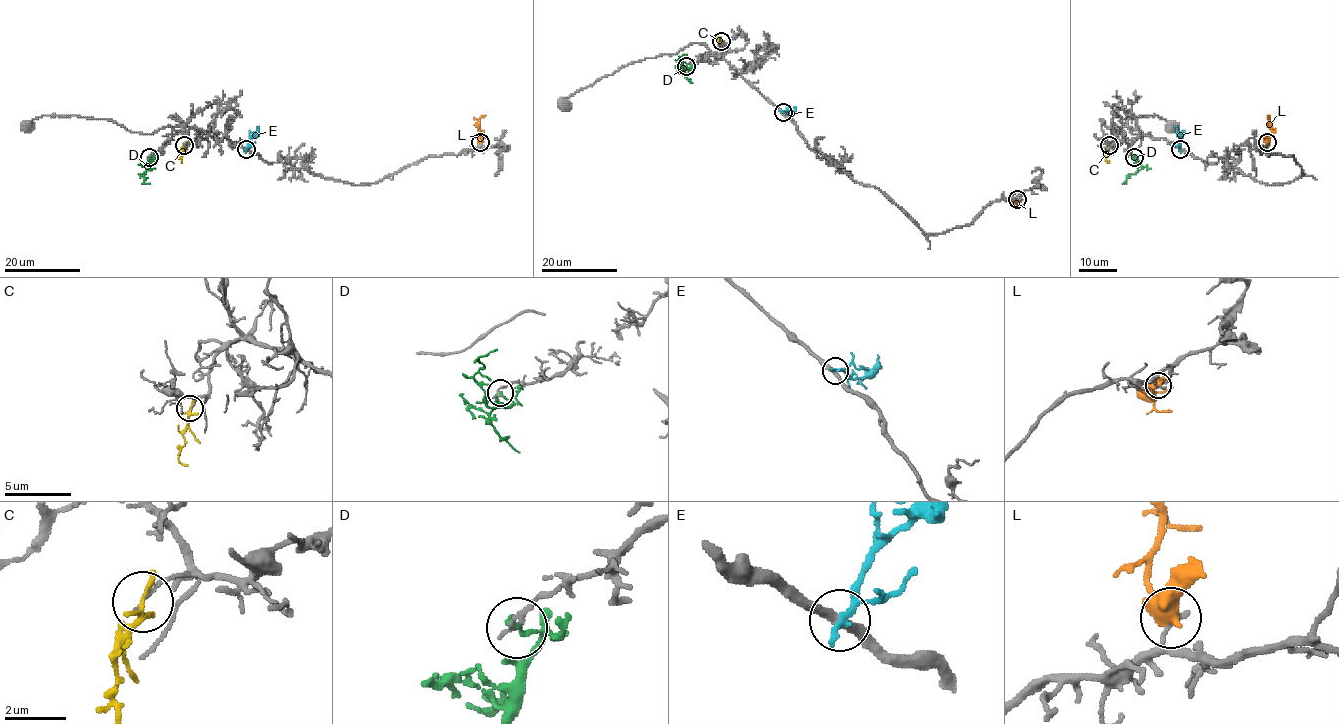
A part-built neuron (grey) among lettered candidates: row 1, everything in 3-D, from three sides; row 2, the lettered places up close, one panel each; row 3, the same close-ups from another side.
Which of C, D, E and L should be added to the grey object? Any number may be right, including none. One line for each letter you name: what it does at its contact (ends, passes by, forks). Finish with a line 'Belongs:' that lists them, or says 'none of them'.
Belongs: none of them

